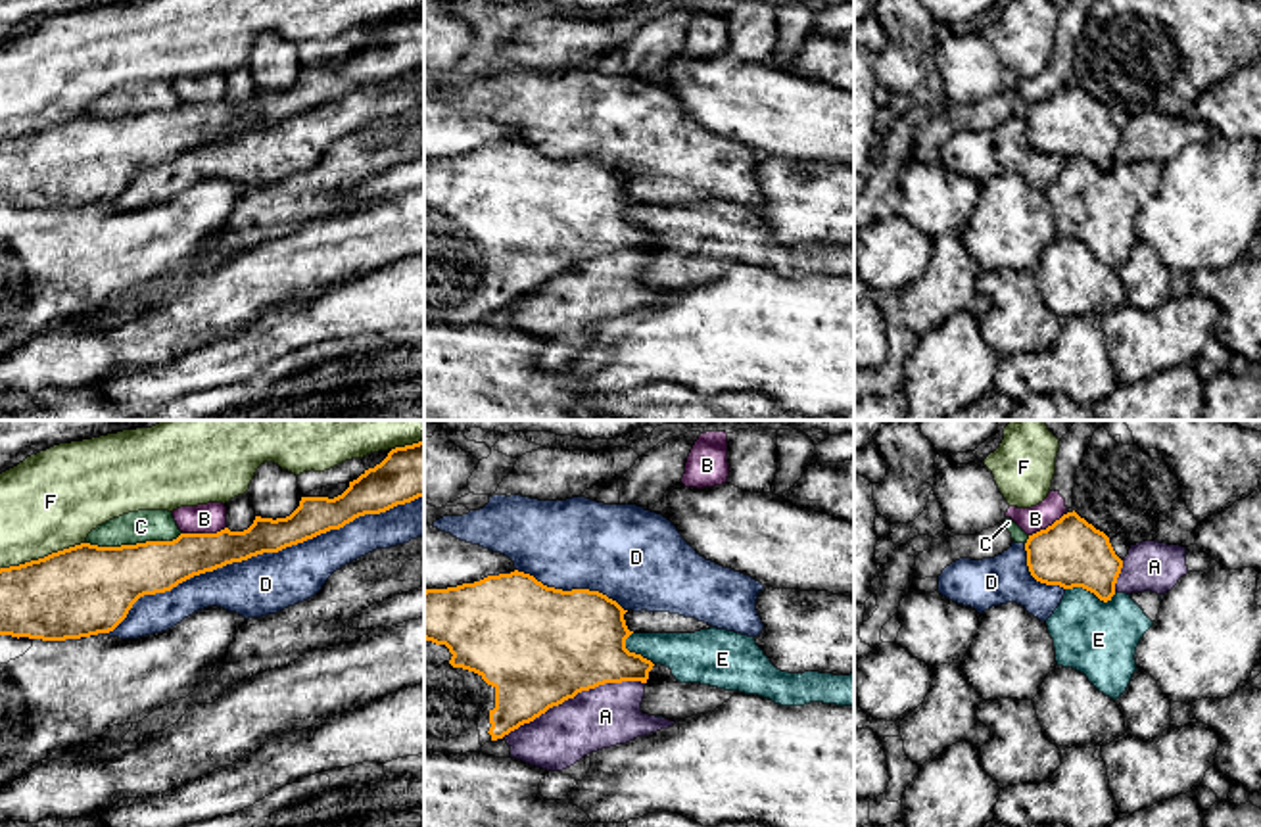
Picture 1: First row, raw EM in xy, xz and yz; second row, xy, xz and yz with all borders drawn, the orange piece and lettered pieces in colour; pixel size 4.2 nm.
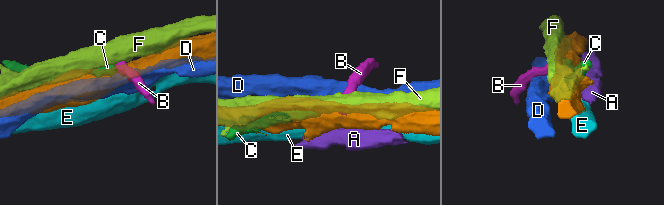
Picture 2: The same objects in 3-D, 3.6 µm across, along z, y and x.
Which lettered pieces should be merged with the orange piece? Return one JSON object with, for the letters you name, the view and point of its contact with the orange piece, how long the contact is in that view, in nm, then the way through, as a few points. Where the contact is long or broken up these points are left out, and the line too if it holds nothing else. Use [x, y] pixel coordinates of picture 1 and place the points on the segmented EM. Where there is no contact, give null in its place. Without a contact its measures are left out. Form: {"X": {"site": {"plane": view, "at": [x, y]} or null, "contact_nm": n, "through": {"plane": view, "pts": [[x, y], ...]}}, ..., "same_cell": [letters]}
{"same_cell": []}

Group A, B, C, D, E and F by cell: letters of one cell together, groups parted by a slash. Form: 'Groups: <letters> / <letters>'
Groups: A / B / C / D / E / F

